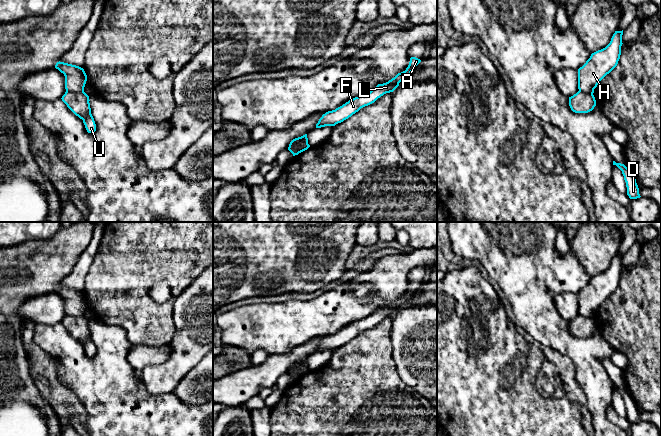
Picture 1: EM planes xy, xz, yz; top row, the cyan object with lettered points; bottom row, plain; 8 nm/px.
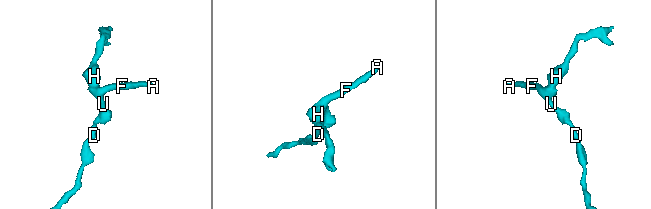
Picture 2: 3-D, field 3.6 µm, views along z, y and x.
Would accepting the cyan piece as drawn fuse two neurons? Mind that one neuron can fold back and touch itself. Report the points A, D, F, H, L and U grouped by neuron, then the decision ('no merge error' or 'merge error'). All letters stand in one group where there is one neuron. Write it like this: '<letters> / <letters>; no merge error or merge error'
A D F L U / H; merge error

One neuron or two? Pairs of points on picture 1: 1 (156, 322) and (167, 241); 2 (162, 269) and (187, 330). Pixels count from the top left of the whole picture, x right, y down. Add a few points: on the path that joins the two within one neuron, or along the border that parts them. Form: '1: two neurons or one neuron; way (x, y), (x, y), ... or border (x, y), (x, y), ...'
1: one neuron; way (143, 302), (143, 266), (148, 261)
2: two neurons; border (191, 282), (172, 299)

